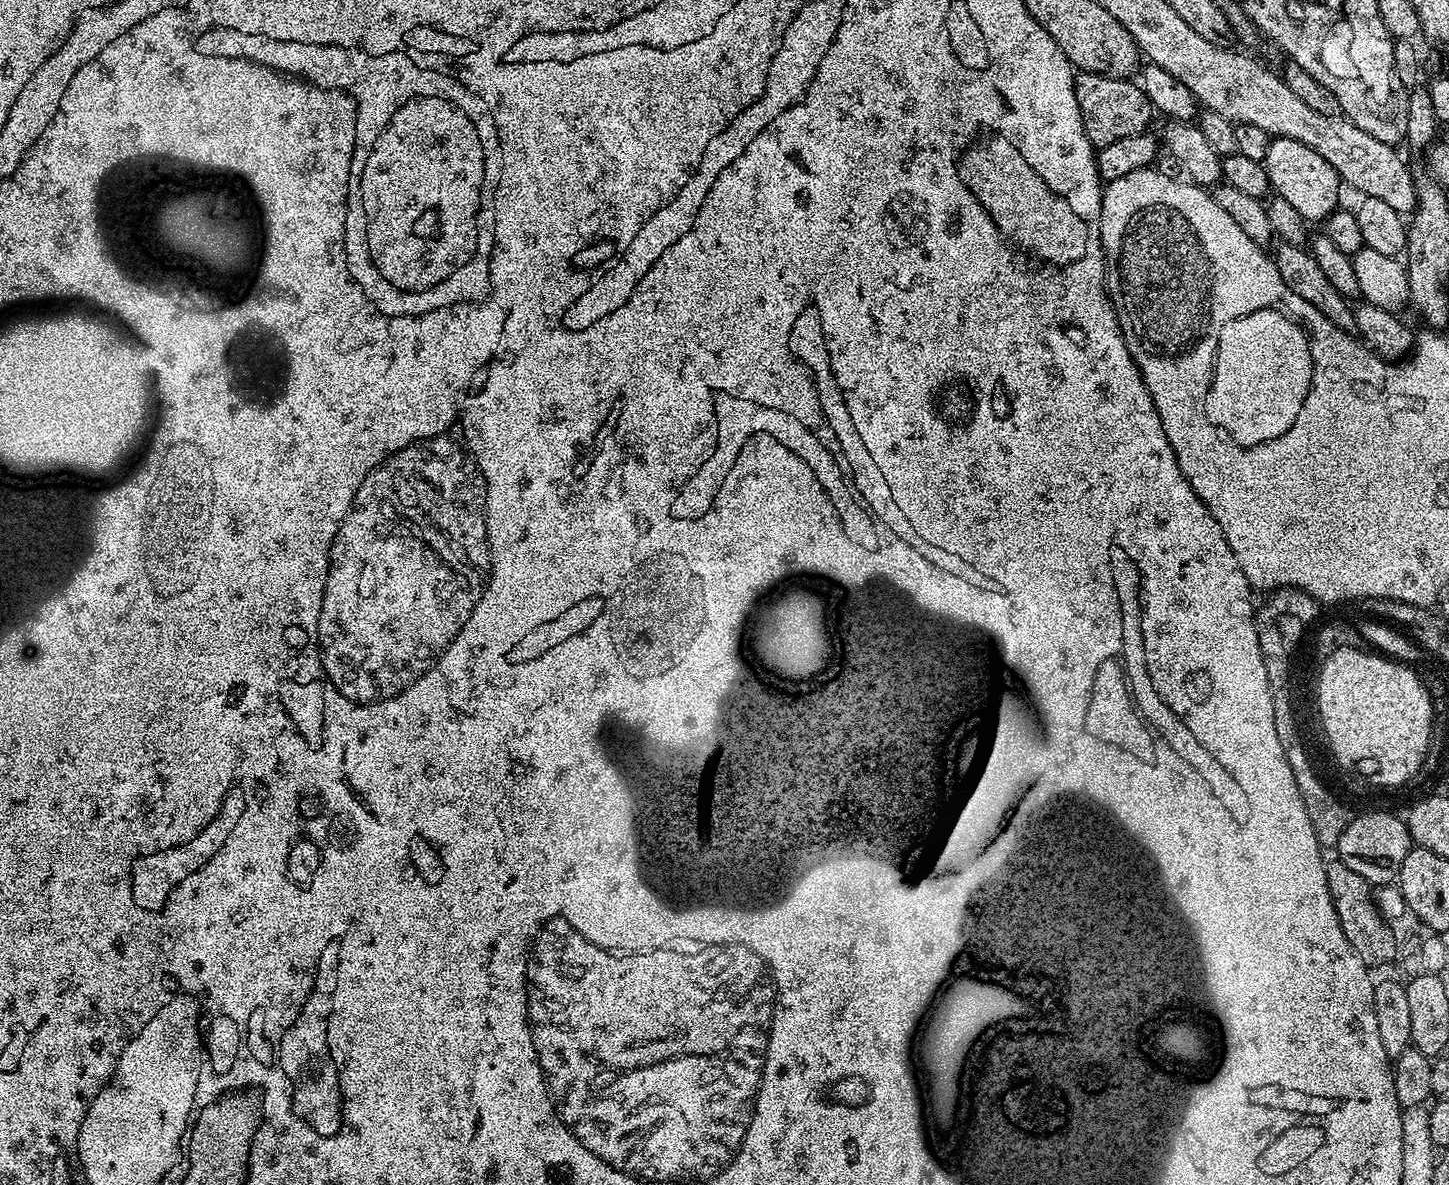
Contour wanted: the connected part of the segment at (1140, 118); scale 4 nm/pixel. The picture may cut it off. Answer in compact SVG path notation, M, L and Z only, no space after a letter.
M1077 71L1075 77L1074 94L1078 98L1084 133L1093 149L1105 148L1110 146L1110 142L1118 142L1118 138L1130 138L1130 134L1138 134L1149 127L1154 109L1139 83L1093 72Z

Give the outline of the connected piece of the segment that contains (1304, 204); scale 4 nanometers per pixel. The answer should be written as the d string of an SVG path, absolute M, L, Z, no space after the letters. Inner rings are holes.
M1277 136L1269 139L1266 158L1262 163L1271 191L1279 199L1290 202L1290 206L1294 206L1294 210L1298 210L1304 220L1323 222L1331 212L1341 207L1340 175L1336 173L1334 166L1330 166L1330 162L1326 162L1326 158L1322 158L1322 154L1318 154L1310 146L1294 142L1294 138Z

